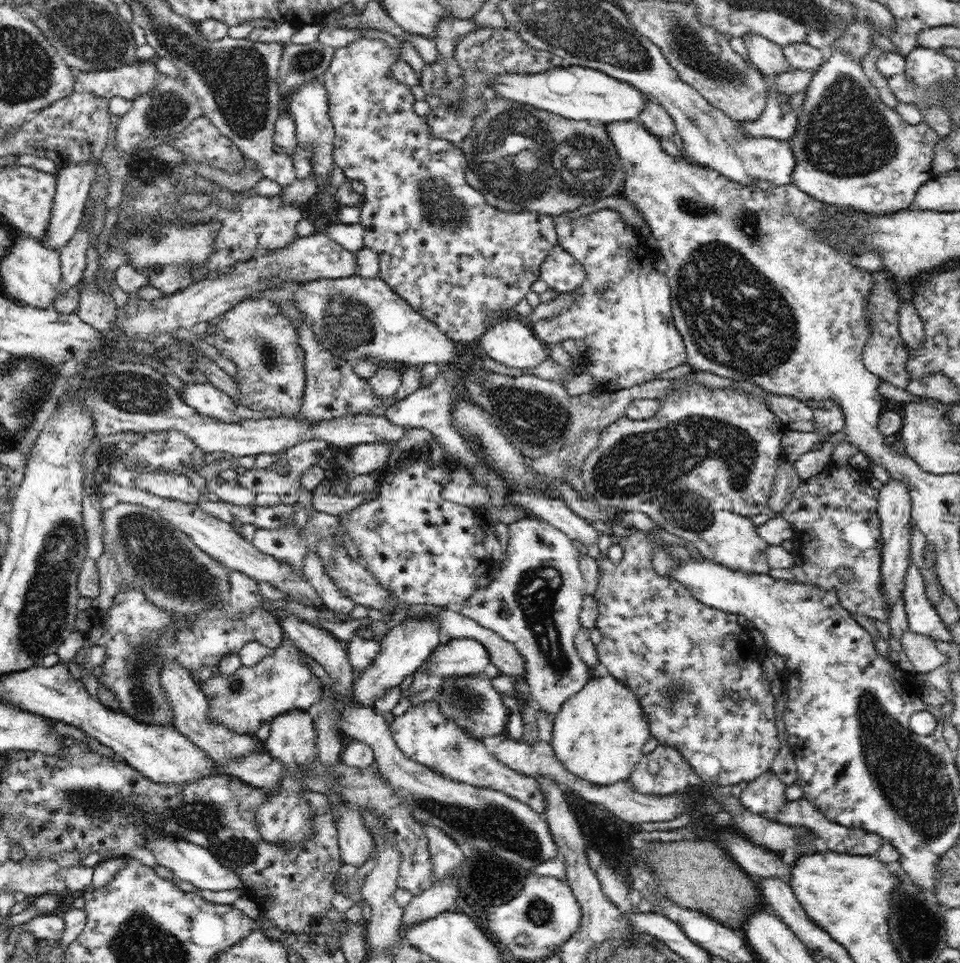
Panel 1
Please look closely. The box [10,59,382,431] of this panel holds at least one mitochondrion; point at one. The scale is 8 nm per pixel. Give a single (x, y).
(136, 392)

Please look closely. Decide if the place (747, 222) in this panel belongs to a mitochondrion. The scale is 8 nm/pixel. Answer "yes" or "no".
yes

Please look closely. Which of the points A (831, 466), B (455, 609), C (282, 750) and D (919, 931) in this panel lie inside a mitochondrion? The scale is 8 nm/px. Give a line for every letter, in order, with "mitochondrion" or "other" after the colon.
A: other
B: other
C: other
D: mitochondrion

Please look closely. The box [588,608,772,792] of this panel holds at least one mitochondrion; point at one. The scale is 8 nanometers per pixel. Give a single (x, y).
(675, 689)

